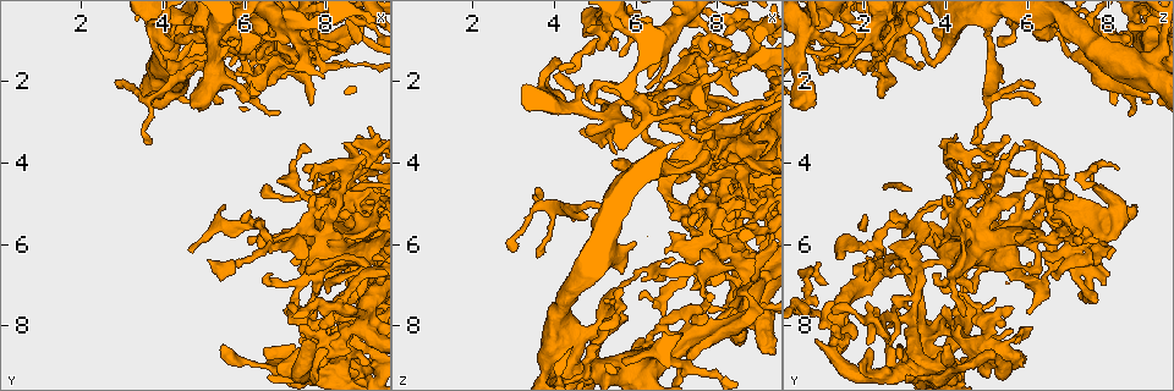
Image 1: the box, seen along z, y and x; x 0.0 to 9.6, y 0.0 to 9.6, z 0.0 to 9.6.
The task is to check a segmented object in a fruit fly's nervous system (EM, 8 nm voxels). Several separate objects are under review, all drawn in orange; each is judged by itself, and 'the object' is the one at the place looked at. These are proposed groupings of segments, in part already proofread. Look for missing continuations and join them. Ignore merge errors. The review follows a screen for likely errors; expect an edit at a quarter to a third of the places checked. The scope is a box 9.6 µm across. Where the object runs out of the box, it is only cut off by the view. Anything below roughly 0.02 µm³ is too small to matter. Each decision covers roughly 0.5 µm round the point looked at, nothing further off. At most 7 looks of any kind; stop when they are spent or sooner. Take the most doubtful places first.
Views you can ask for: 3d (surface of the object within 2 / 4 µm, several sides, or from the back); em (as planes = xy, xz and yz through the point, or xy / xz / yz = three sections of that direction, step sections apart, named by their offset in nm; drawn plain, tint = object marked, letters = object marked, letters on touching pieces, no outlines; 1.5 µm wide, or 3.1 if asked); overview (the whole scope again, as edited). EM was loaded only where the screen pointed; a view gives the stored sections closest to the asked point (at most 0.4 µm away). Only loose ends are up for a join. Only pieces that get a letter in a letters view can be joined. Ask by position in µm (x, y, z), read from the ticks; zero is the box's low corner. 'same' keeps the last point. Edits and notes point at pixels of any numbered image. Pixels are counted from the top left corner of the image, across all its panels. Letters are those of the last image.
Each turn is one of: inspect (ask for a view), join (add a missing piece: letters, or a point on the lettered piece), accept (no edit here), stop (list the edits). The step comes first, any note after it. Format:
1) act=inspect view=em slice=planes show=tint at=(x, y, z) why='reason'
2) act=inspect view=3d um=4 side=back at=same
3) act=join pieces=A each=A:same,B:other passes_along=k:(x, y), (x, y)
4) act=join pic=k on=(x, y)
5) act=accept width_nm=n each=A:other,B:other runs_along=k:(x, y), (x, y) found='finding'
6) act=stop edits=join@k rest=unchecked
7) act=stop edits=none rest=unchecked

act=inspect view=em slice=planes show=tint at=(6.85, 2.85, 8.60) why='long arm stops here'

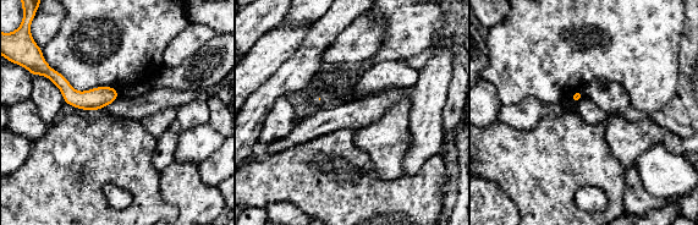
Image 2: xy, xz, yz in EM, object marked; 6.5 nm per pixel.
act=inspect view=em slice=planes show=letters at=same

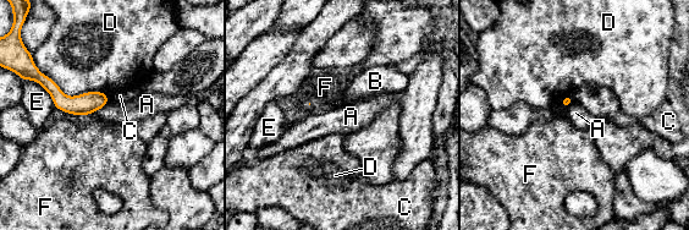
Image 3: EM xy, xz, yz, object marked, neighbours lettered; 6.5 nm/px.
act=accept each=A:other,B:other,C:other,D:other,E:other,F:other border=3:(109, 102), (84, 115) found='none of them fits'

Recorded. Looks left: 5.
act=inspect view=3d um=4 at=(3.65, 2.50, 6.30) why='an open end'

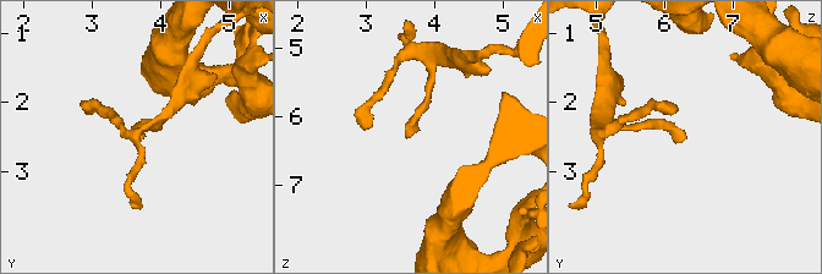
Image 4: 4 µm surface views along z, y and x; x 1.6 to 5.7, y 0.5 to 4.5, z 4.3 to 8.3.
act=inspect view=em slice=planes show=letters at=(3.60, 2.50, 6.30) why='need the tissue'

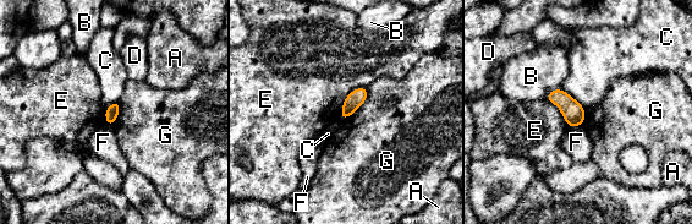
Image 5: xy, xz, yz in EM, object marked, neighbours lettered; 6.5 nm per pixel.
act=accept each=A:other,B:other,C:other,D:other,E:other,F:other,G:other found='no lettered piece goes on from it'

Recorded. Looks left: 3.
act=inspect view=3d um=2 at=(6.55, 4.50, 6.75) why='thin end'

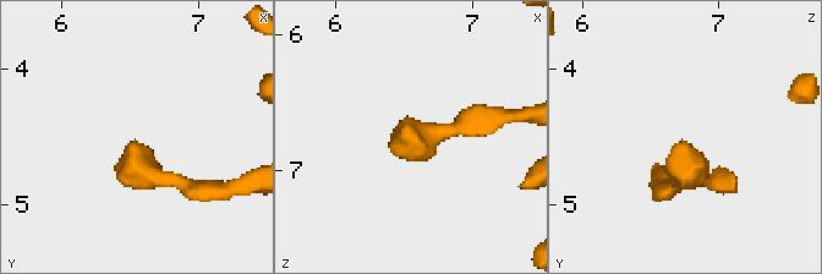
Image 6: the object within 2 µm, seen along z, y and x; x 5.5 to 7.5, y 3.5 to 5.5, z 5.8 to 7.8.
act=inspect view=em slice=planes show=letters at=(6.50, 4.54, 6.68) why='now the EM'

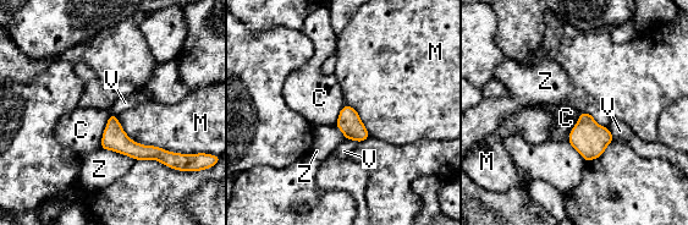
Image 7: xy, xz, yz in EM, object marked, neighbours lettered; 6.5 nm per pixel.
act=accept width_nm=140 each=C:other,M:other,V:other,Z:other border=7:(110, 114), (99, 147) found='no lettered piece goes on from it'

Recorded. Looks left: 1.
act=stop edits=none rest=unchecked

